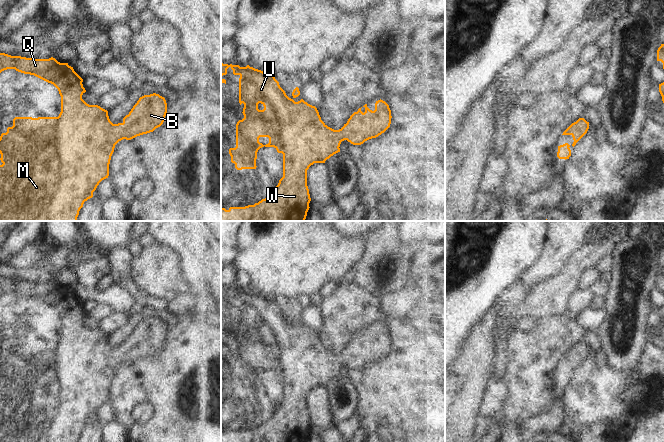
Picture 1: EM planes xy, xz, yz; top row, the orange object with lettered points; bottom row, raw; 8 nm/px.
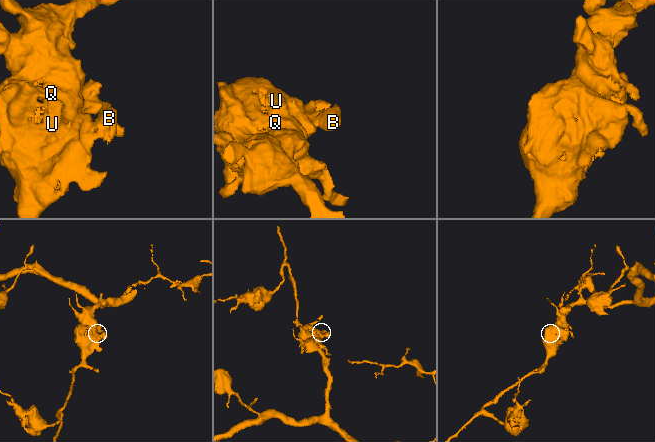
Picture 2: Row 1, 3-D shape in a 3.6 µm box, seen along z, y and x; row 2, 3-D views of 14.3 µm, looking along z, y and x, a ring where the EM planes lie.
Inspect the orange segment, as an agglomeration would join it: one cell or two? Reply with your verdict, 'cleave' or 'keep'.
keep

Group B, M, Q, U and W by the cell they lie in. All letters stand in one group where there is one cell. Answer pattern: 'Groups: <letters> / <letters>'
Groups: B M Q U W.

